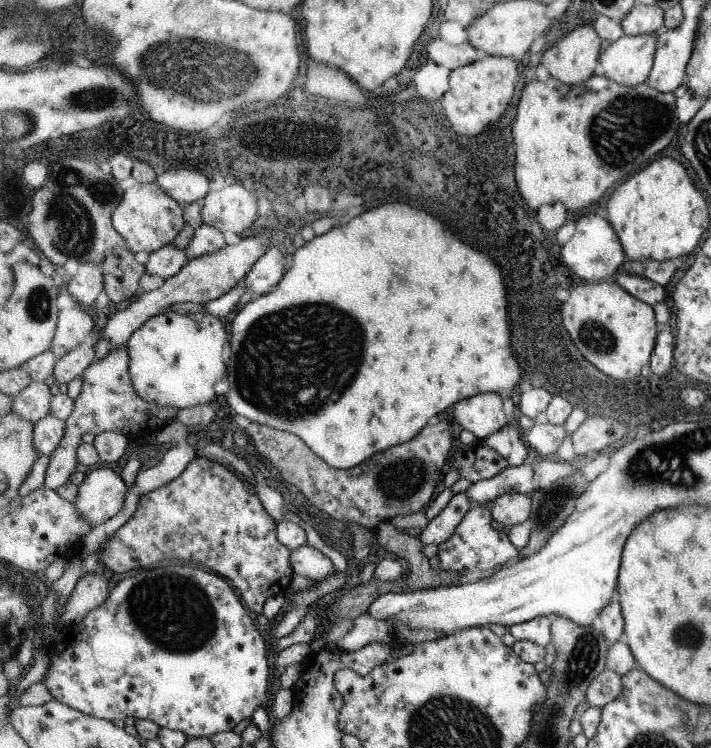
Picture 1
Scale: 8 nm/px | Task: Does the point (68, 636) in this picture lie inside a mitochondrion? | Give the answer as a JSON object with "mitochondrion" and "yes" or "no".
{"mitochondrion":"no"}

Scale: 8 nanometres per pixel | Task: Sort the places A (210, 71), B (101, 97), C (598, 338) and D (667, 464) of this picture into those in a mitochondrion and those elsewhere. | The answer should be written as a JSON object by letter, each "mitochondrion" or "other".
{"A":"mitochondrion","B":"mitochondrion","C":"mitochondrion","D":"mitochondrion"}

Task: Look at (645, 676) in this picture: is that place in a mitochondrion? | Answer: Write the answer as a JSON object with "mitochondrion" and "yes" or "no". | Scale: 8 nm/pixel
{"mitochondrion":"no"}

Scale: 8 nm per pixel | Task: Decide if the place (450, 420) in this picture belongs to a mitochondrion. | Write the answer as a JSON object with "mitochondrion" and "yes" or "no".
{"mitochondrion":"no"}

